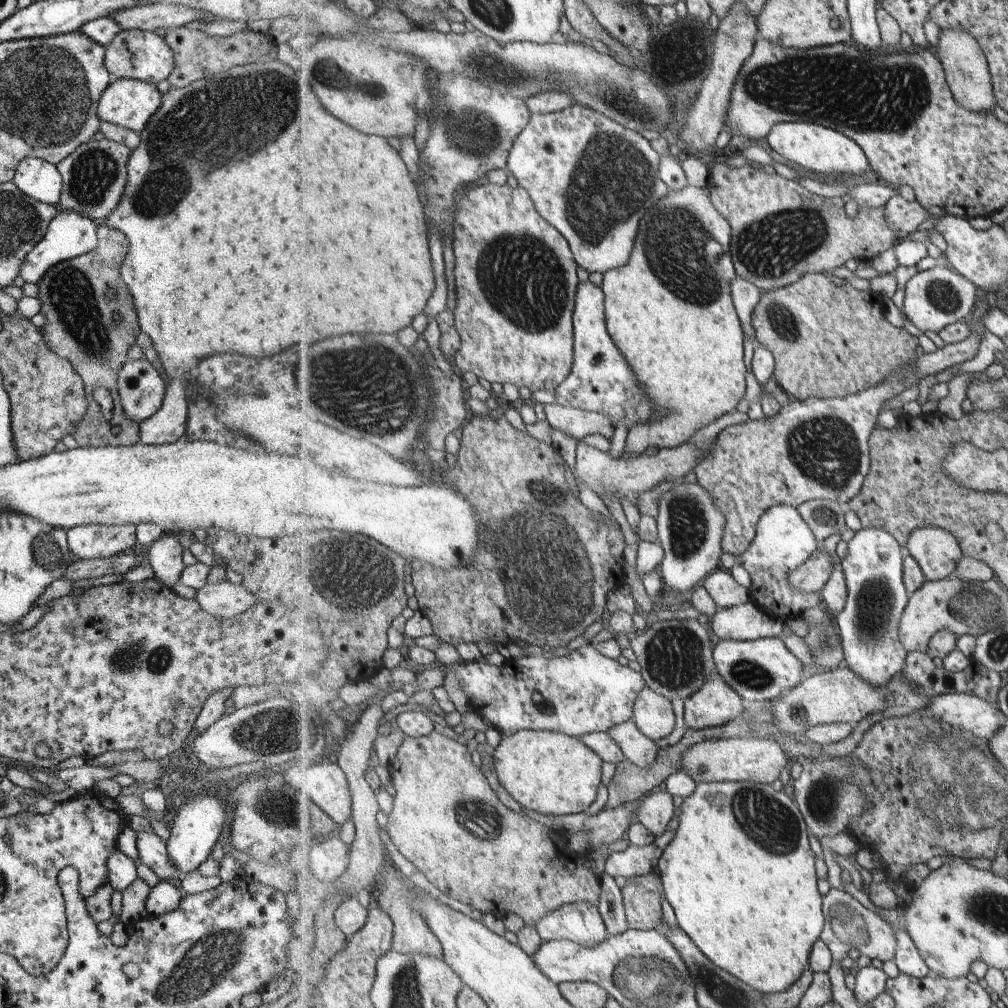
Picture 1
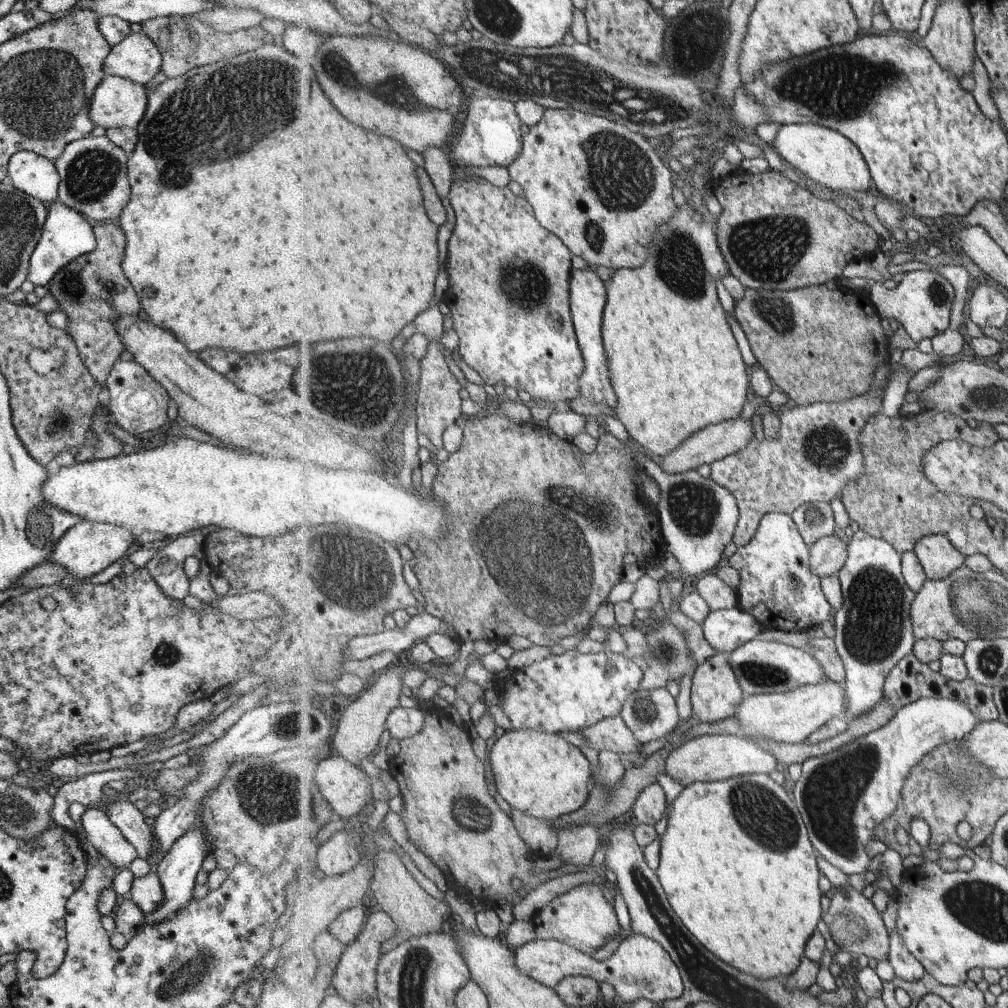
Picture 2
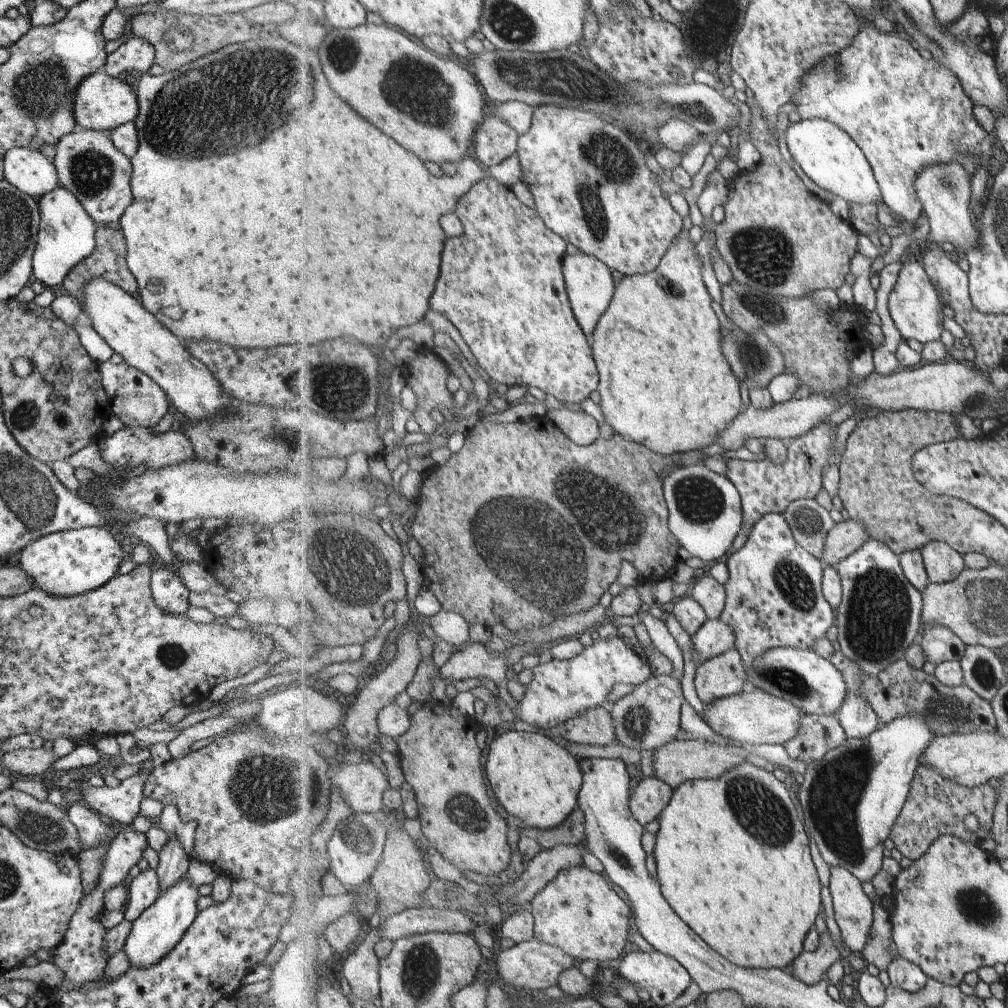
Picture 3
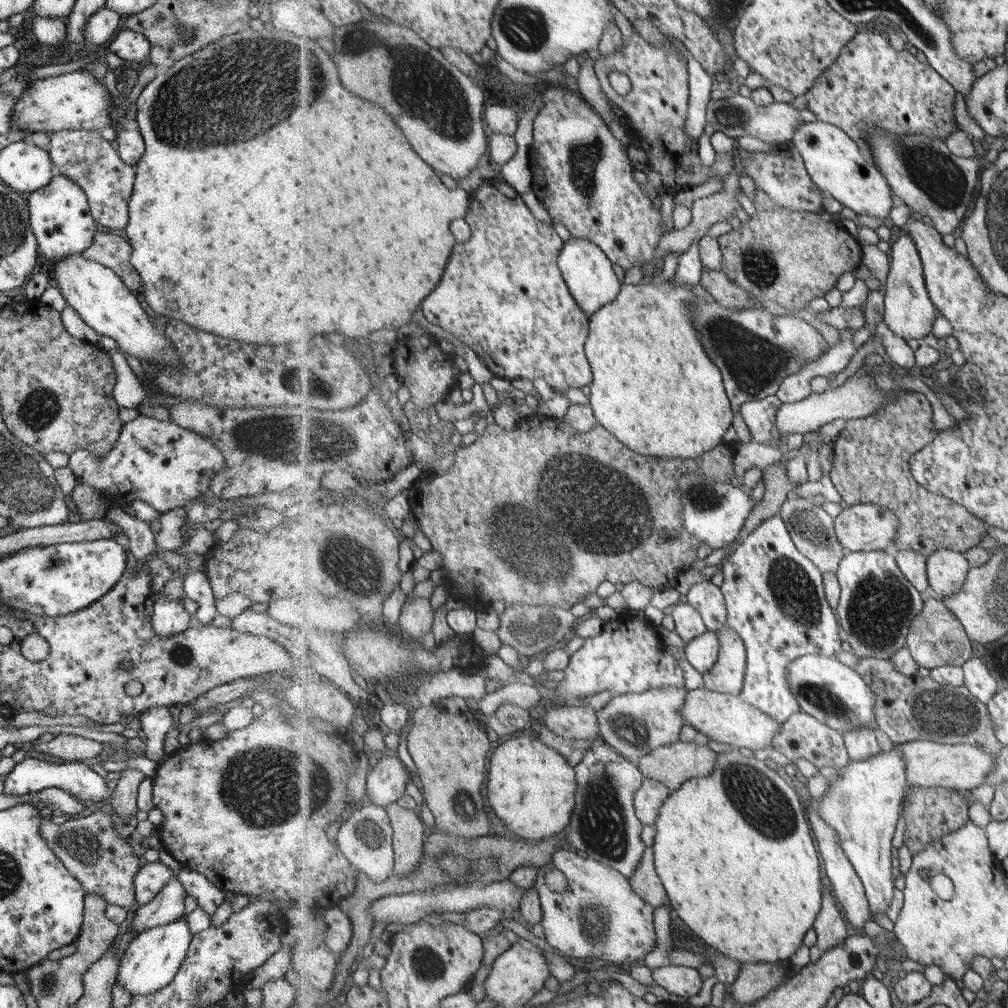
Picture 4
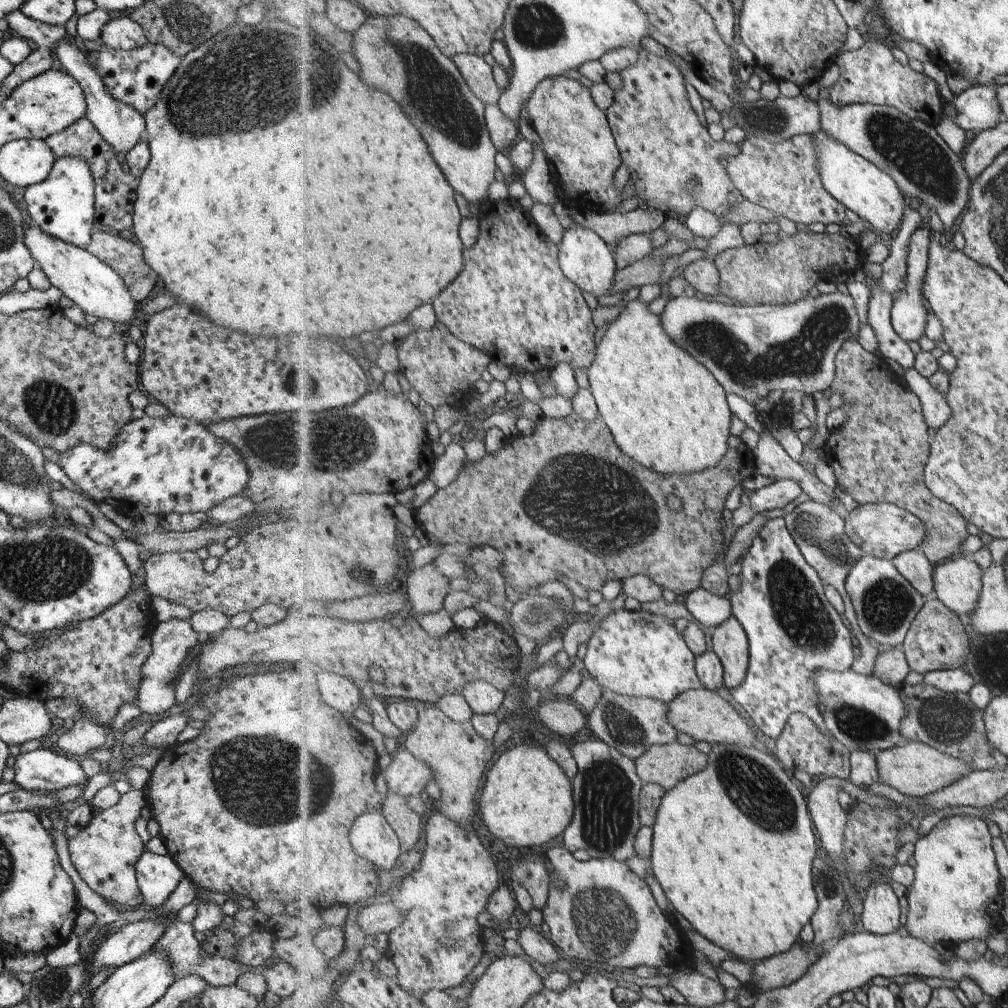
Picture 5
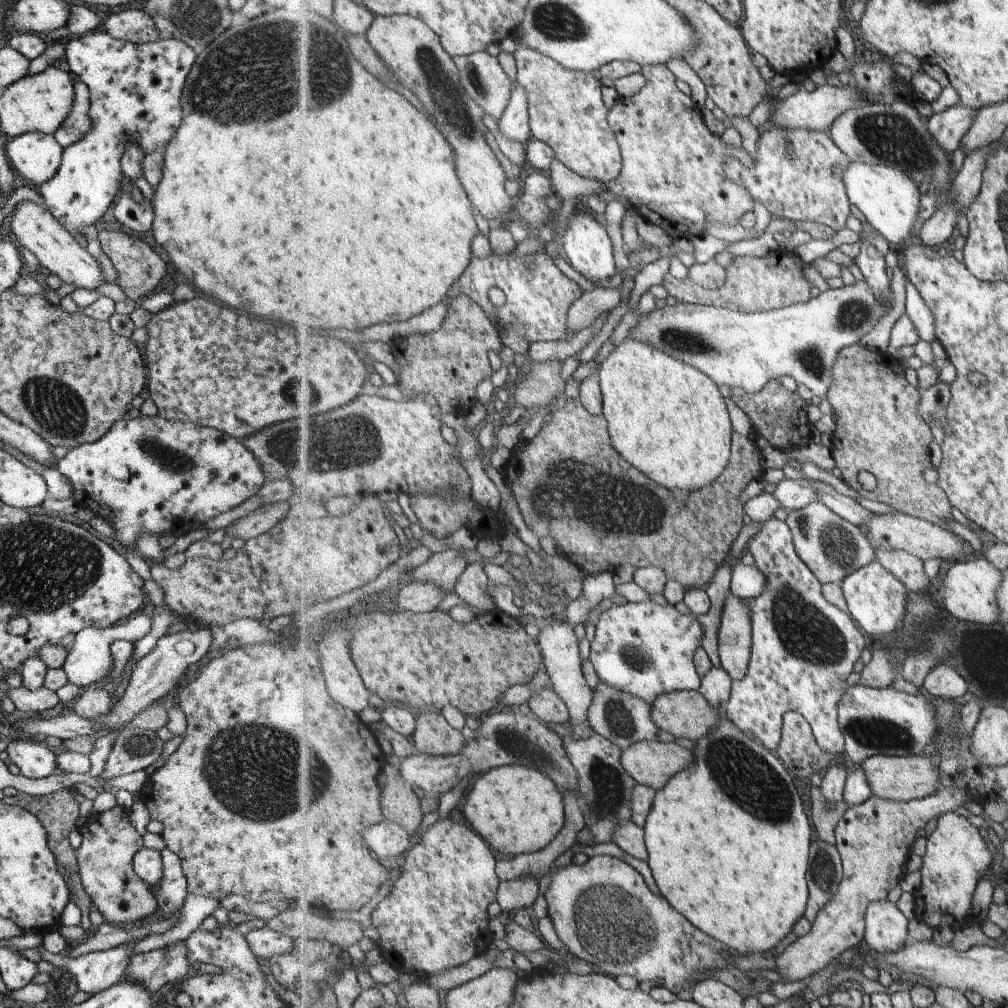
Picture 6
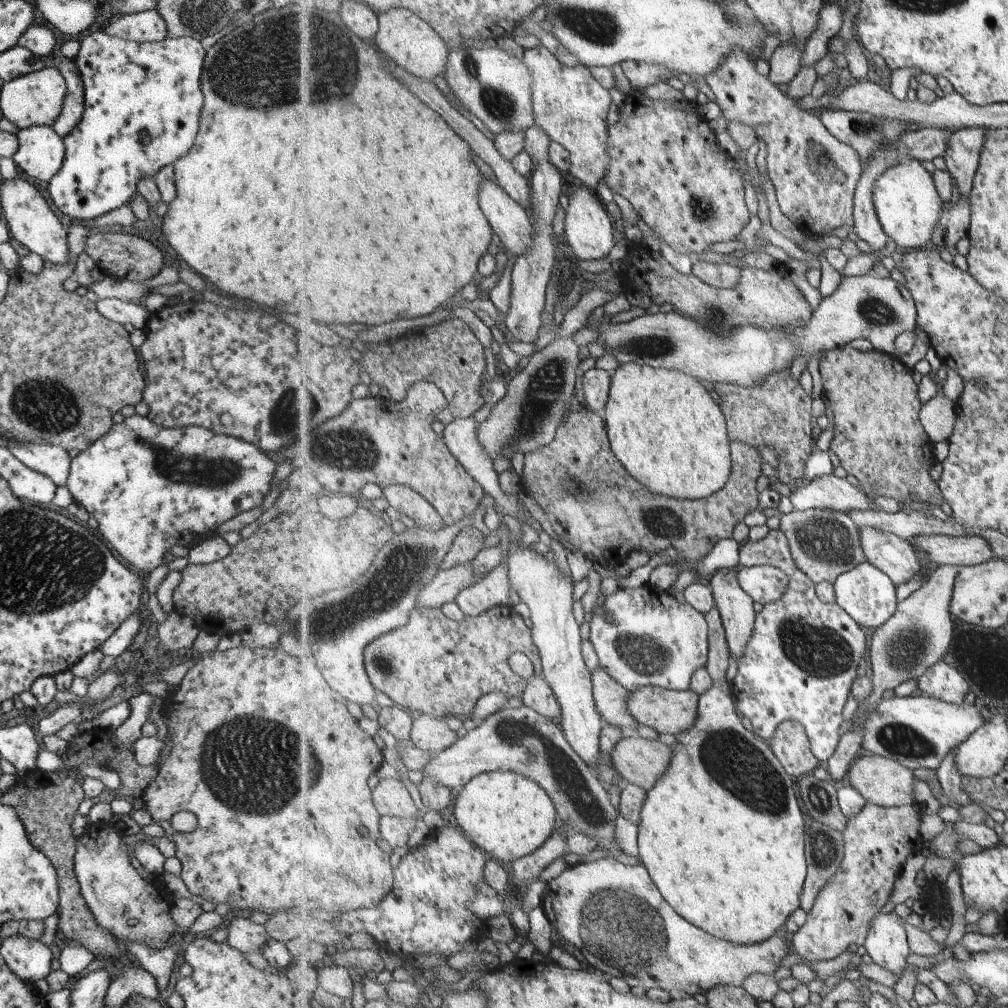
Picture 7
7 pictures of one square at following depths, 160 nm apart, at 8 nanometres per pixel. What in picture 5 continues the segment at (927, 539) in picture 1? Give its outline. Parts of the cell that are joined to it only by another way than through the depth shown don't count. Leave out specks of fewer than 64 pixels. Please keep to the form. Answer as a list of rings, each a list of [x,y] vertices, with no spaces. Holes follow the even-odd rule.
[[[969,555],[951,558],[934,569],[934,590],[937,598],[953,609],[960,618],[971,620],[980,604],[984,572]]]

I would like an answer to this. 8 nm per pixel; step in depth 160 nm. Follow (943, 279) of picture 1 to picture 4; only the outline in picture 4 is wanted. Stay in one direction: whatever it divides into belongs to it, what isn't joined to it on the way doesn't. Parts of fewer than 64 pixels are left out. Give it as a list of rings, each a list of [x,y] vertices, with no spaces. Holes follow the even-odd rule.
[[[909,232],[901,235],[892,245],[892,265],[885,288],[883,316],[888,327],[896,335],[905,340],[914,338],[919,342],[927,334],[931,334],[933,324],[939,316],[938,308],[931,300],[926,285],[926,276],[918,244]]]

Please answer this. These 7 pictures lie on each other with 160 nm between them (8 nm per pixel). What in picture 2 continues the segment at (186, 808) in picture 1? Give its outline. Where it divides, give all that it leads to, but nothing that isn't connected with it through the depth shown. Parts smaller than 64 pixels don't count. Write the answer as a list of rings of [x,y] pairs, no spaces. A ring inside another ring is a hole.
[[[196,823],[191,826],[187,832],[183,833],[183,836],[180,836],[171,845],[171,848],[161,859],[156,859],[154,862],[153,868],[163,885],[163,900],[155,910],[144,915],[141,926],[154,925],[170,919],[175,916],[177,911],[187,906],[187,903],[192,899],[192,890],[196,884],[196,874],[200,871],[201,862],[203,862],[207,849],[210,849],[208,844],[203,844],[203,841],[206,840],[206,835],[202,832],[203,829],[201,824]]]

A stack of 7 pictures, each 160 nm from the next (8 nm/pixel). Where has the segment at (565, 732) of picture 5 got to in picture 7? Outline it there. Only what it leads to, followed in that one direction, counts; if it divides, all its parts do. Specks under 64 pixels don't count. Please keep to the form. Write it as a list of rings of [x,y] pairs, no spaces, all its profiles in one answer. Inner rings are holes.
[[[543,674],[531,676],[522,698],[523,704],[548,719],[559,721],[562,708]]]

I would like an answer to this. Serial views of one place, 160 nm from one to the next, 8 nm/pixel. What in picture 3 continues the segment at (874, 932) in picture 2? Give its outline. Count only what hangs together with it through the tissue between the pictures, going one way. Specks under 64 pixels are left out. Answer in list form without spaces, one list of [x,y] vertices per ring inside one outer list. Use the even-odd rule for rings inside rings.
[[[832,866],[830,871],[829,889],[832,896],[832,904],[835,912],[835,919],[841,930],[841,937],[851,951],[860,952],[868,943],[871,927],[873,926],[873,902],[865,894],[865,888],[852,872],[842,866]]]

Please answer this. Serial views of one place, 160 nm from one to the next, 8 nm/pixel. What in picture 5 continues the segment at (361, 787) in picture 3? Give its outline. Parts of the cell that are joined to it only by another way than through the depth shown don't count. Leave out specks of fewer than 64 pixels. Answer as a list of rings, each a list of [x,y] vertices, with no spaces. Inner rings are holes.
[[[402,745],[382,774],[389,790],[406,794],[407,797],[421,794],[433,778],[432,768]]]

